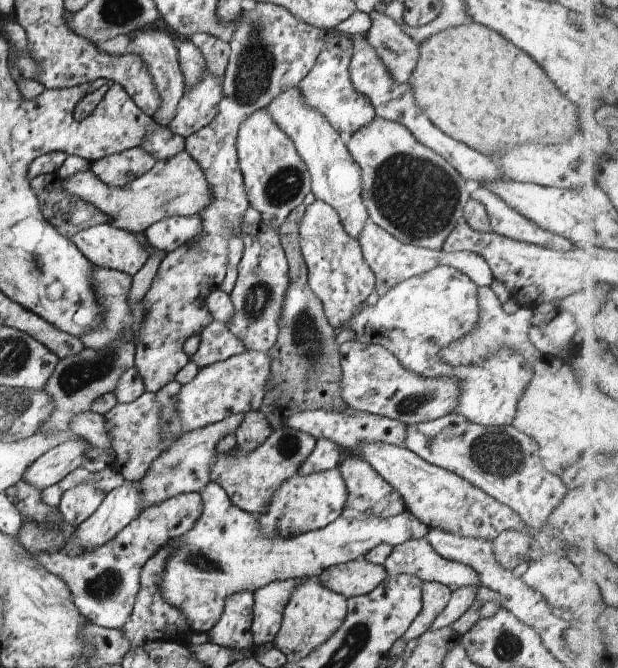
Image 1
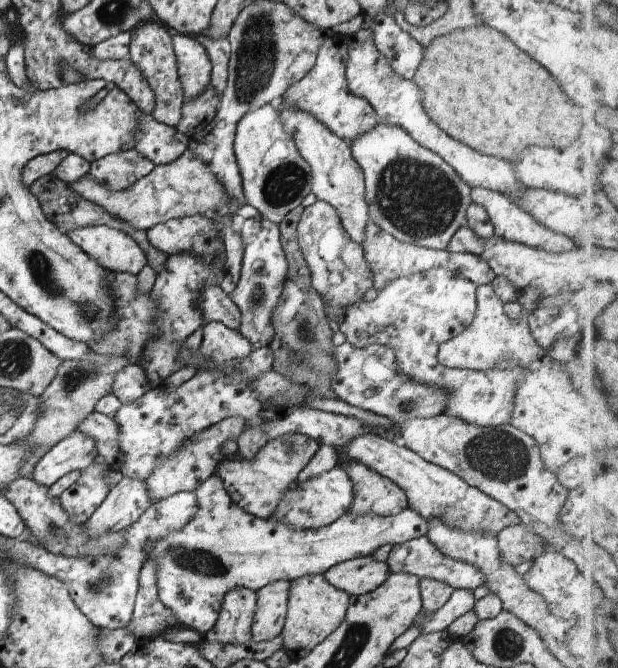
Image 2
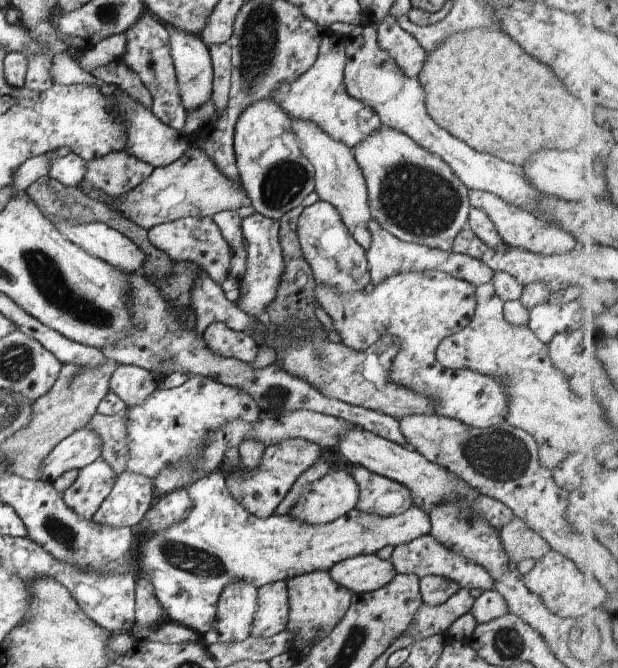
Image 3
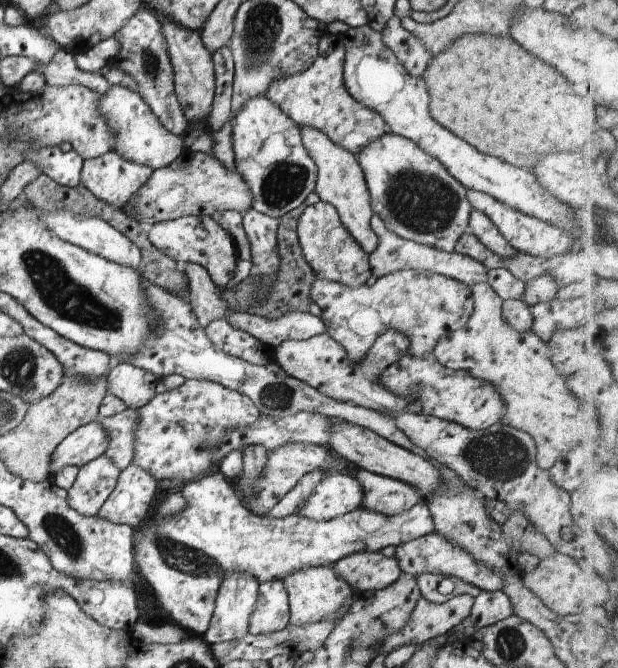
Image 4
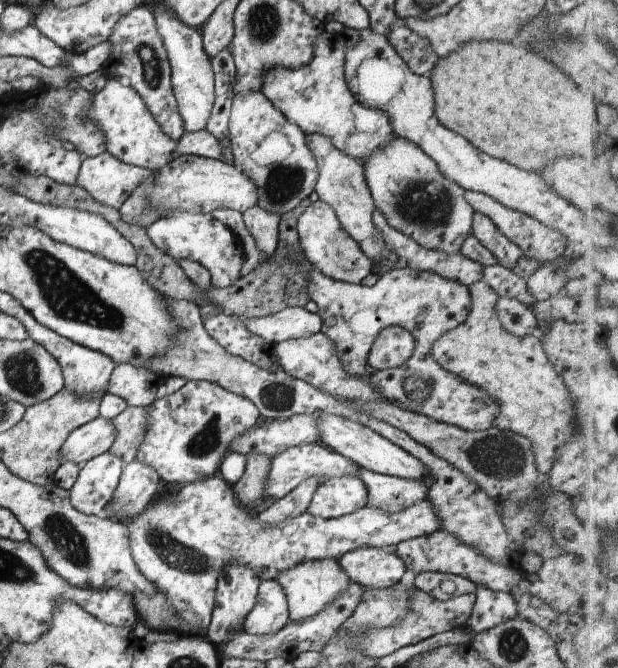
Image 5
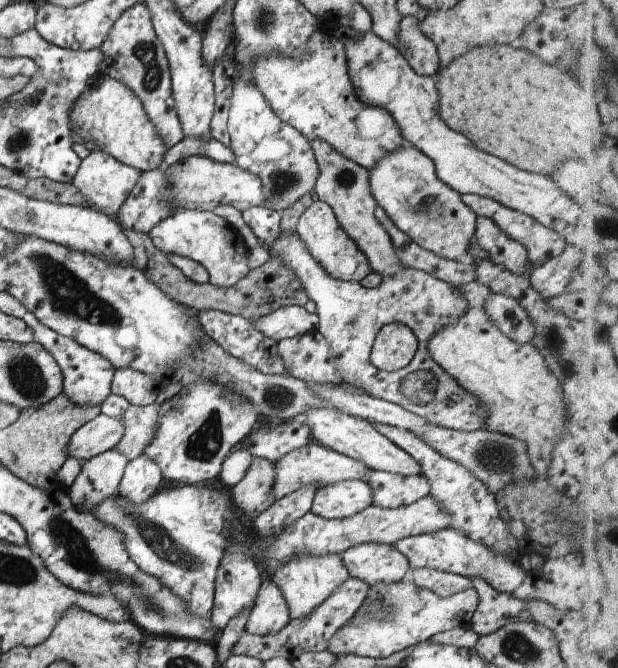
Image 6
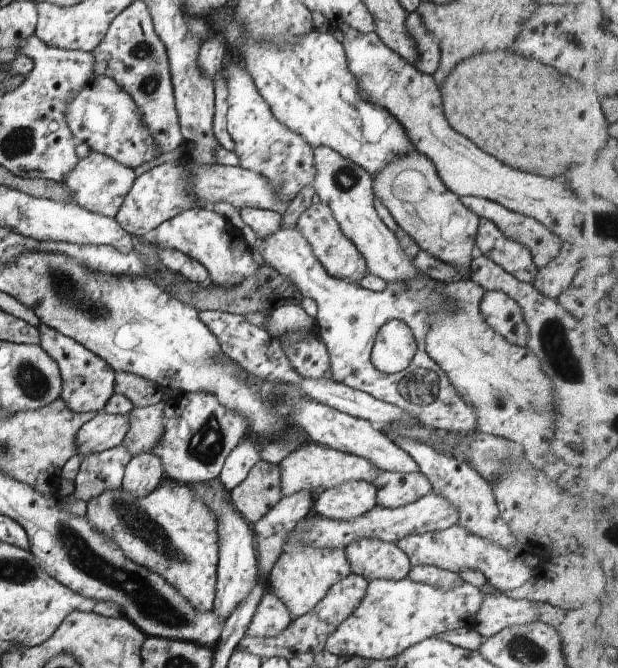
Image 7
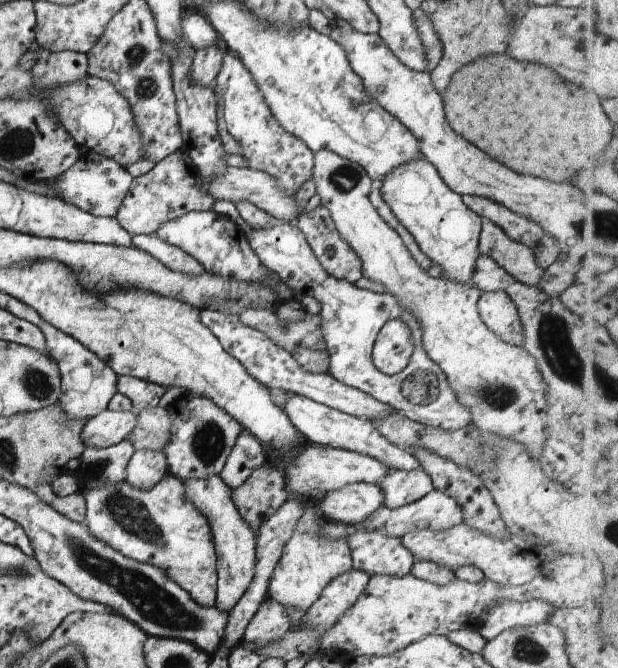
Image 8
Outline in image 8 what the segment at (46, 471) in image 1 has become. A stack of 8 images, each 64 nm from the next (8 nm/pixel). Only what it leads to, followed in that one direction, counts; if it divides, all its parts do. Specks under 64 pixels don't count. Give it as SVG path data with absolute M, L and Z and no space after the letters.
M132 408L126 412L103 410L88 419L81 432L86 447L105 449L122 442L134 430L138 414Z

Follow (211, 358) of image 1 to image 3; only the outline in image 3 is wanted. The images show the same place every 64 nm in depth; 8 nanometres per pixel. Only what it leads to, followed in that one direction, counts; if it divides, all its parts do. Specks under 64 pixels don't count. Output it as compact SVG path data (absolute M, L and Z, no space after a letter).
M222 322L210 324L205 329L203 336L206 346L212 352L246 363L251 363L256 359L261 347L250 333L231 330Z

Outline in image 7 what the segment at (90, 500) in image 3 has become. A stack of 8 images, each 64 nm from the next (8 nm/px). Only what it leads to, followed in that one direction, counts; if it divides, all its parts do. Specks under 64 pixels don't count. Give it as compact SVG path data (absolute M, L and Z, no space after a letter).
M122 444L82 457L72 496L88 502L103 492L120 489L127 462L131 458L131 454Z

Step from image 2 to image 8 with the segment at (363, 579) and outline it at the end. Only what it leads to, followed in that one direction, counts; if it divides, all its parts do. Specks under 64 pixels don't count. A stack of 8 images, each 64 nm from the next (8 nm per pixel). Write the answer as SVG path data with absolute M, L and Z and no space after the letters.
M357 531L348 540L353 568L364 571L369 576L390 575L403 577L411 572L415 563L412 553L403 546L401 539L394 538L378 531Z

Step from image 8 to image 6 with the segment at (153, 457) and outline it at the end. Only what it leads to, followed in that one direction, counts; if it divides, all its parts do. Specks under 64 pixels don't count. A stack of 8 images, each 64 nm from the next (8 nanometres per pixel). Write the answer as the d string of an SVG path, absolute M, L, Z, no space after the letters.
M140 455L127 462L117 488L117 495L135 505L142 504L158 490L162 477L157 463L146 455Z

